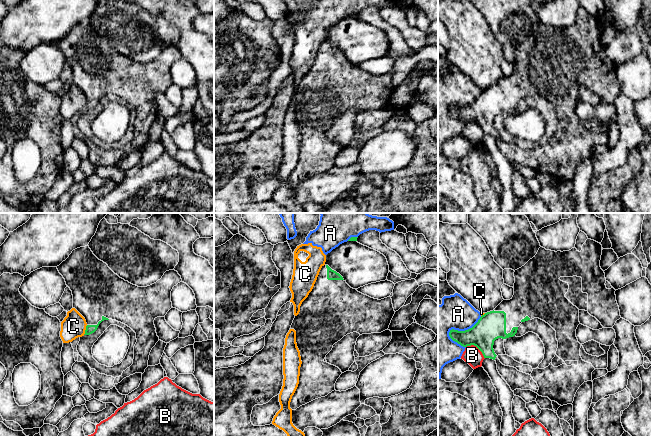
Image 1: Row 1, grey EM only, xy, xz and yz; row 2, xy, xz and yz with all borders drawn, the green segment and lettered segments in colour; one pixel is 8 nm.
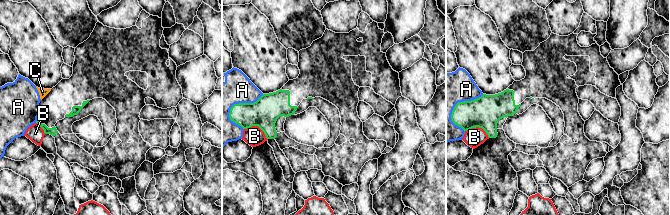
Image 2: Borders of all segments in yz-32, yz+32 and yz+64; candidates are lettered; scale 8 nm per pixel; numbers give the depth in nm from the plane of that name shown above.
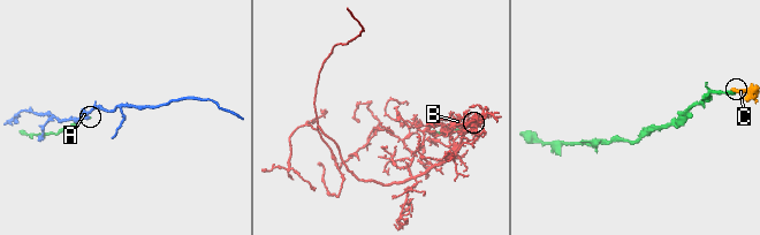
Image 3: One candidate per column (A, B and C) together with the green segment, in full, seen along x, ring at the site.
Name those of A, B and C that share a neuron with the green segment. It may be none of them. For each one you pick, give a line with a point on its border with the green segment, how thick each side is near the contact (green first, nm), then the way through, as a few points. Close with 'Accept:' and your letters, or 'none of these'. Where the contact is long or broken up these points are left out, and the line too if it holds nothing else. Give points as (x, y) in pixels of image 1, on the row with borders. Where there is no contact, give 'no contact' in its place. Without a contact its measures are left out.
Accept: none of these

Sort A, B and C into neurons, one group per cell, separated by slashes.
A C / B

